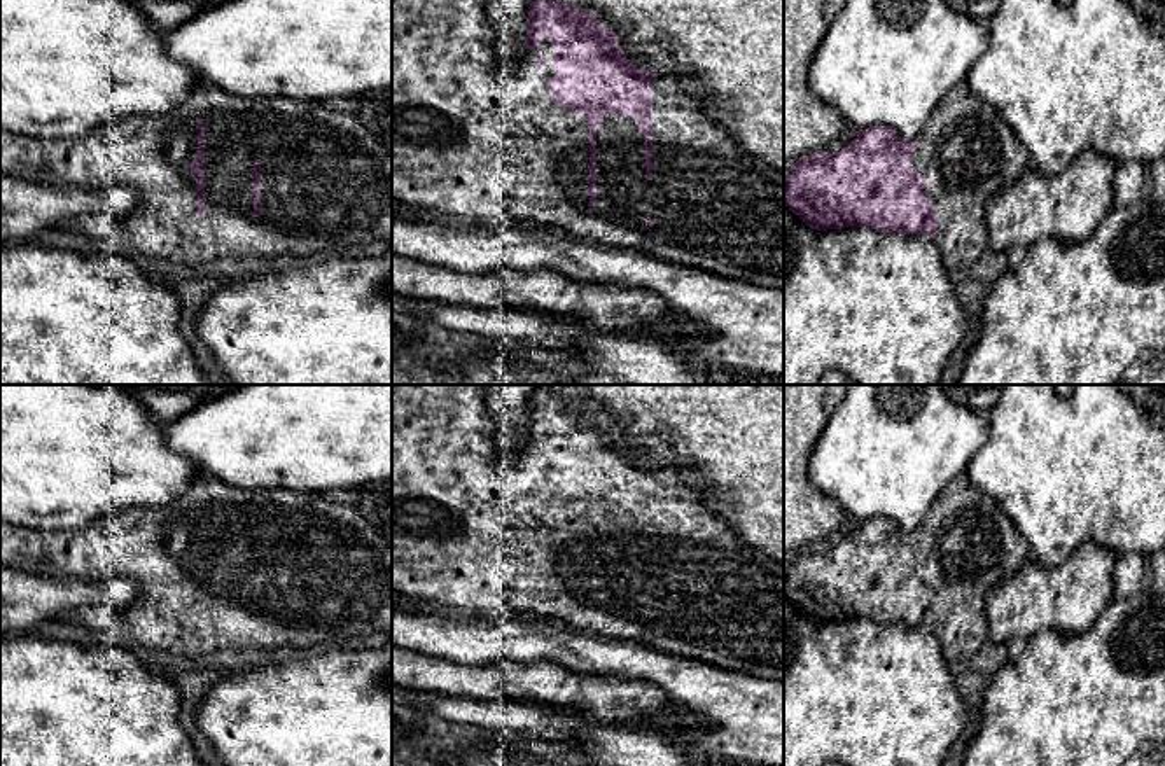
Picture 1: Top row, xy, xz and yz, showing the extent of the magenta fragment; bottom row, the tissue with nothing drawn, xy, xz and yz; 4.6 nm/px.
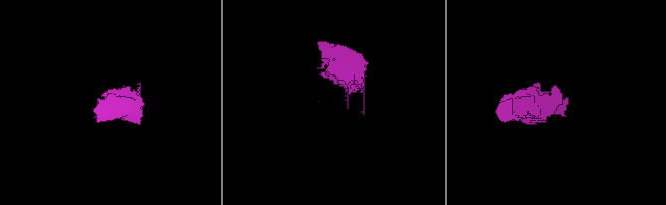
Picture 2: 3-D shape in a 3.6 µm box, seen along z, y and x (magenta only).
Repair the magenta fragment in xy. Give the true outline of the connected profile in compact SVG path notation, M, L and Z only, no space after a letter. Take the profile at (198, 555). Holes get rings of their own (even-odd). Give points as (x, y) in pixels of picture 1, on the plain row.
M203 472L184 495L163 507L121 509L82 528L35 530L0 523L0 565L52 579L135 582L138 596L124 612L80 607L58 621L184 658L217 651L317 649L392 631L392 546L357 505L332 502L324 493L243 490Z

